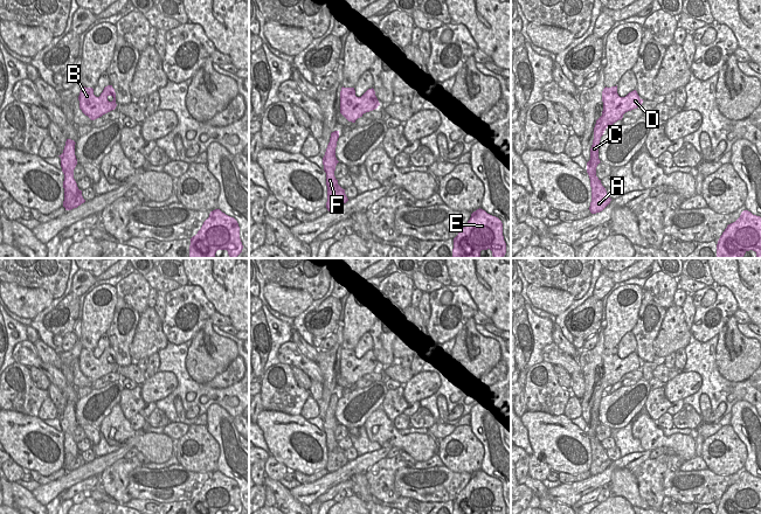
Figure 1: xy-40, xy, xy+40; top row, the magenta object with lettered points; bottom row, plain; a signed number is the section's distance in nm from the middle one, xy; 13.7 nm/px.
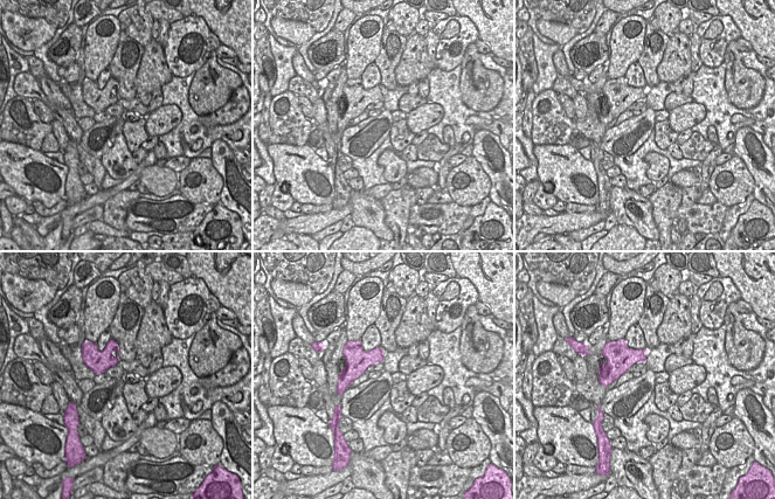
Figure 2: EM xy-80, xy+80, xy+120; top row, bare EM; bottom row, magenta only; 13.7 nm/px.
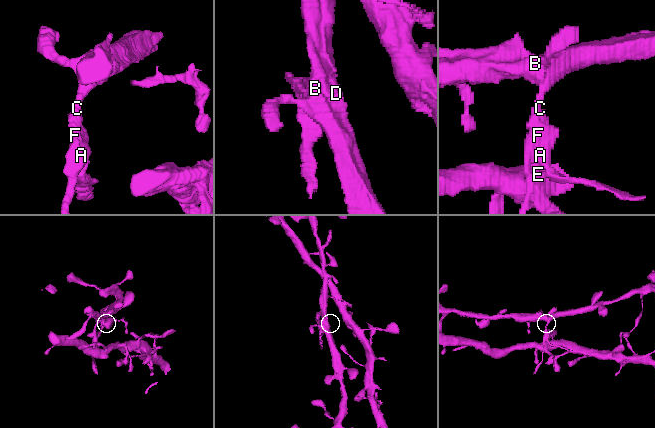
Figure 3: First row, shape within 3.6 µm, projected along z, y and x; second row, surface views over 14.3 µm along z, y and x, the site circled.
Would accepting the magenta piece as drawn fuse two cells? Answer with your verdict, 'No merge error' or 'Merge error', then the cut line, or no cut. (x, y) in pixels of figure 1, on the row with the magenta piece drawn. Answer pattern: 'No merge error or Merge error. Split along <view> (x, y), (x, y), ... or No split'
Merge error. Split along xy-40 (73, 168), (63, 173)

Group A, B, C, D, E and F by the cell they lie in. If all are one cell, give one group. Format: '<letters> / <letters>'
A F / B C D E

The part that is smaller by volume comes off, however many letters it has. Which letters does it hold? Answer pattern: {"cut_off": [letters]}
{"cut_off": ["A", "F"]}

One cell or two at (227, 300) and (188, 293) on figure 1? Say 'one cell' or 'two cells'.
two cells

